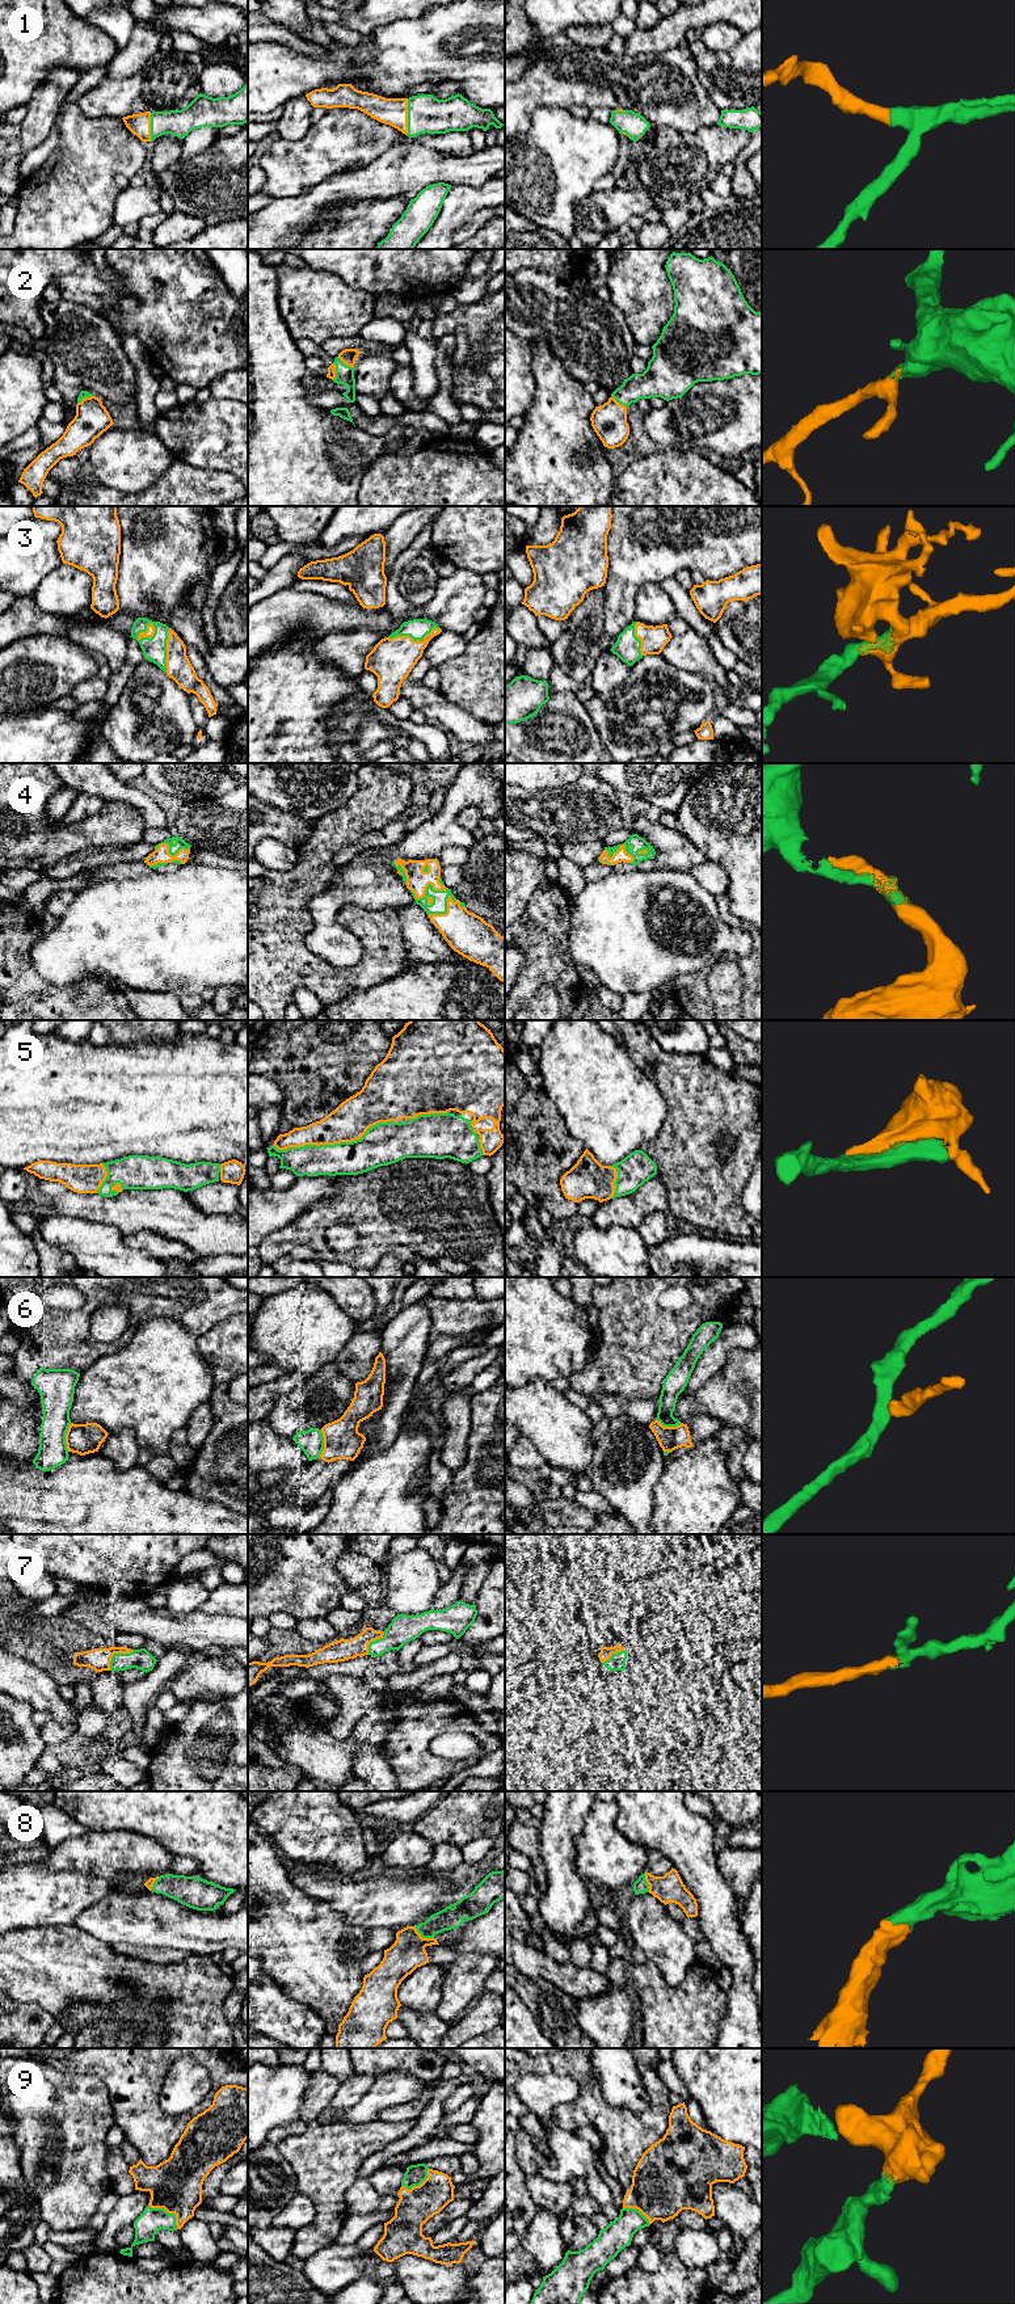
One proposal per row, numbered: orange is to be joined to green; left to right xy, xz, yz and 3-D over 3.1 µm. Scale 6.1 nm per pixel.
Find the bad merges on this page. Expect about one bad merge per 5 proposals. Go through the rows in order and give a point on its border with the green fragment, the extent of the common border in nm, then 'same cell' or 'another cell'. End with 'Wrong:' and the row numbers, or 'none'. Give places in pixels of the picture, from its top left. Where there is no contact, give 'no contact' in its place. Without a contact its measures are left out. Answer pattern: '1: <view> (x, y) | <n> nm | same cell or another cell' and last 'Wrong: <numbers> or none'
1: xz (408, 117) | 220 nm | same cell
2: xz (336, 371) | 110 nm | same cell
3: xz (413, 640) | 320 nm | same cell
4: xz (426, 888) | 240 nm | same cell
5: xz (335, 1144) | 750 nm | same cell
6: xy (64, 1437) | 180 nm | another cell
7: xy (116, 1654) | 200 nm | same cell
8: xz (422, 1937) | 140 nm | same cell
9: xy (167, 2212) | 240 nm | same cell
Wrong: 6

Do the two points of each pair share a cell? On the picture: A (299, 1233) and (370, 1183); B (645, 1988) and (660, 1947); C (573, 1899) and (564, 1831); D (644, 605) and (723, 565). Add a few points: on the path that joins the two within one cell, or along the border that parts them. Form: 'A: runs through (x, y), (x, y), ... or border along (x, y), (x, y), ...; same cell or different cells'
A: runs through (316, 1220), (327, 1212), (348, 1205), (353, 1200); same cell
B: border along (648, 1959), (670, 1986), (676, 1986); different cells
C: runs through (564, 1882), (564, 1848); same cell
D: border along (660, 582), (644, 582), (639, 588), (635, 602); different cells

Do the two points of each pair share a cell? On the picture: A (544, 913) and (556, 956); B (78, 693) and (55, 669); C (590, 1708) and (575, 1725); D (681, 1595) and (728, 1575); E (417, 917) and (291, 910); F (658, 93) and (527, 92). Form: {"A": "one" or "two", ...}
{"A": "one", "B": "two", "C": "one", "D": "two", "E": "two", "F": "one"}

